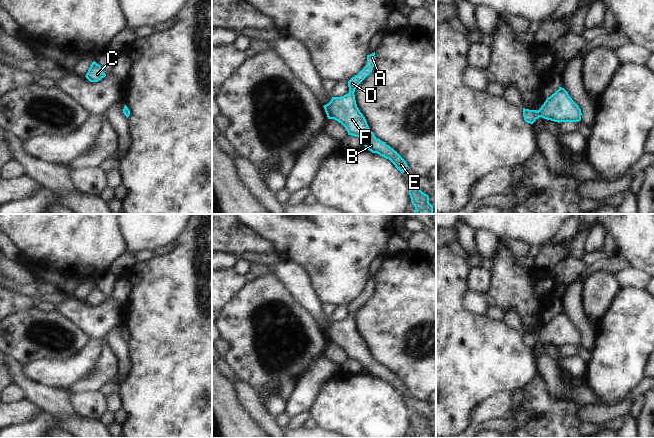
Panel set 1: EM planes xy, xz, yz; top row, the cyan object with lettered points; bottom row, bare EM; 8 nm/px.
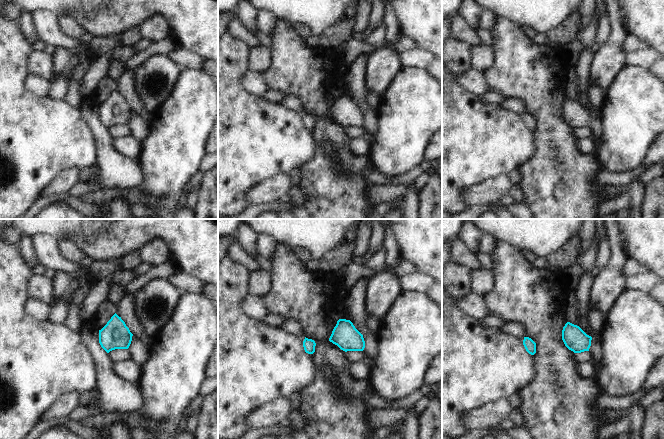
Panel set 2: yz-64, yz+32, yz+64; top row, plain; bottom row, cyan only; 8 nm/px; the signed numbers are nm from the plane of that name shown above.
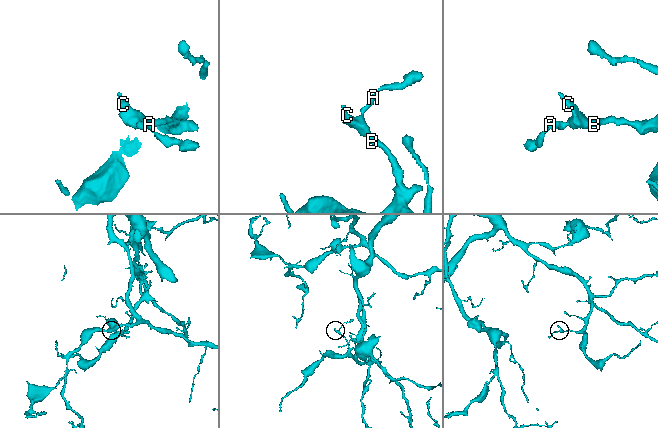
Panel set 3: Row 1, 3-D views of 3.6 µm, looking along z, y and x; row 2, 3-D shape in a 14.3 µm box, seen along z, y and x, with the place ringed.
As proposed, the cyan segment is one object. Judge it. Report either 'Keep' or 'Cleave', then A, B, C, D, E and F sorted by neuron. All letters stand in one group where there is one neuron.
Keep. Groups: A B C D E F

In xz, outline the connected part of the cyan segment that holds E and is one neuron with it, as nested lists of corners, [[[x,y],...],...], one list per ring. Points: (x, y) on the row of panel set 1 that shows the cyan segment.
[[[375,52],[367,55],[367,65],[348,81],[349,93],[341,97],[332,97],[331,101],[323,107],[328,119],[341,123],[348,135],[361,139],[365,149],[389,159],[403,174],[408,167],[406,161],[393,148],[375,137],[356,104],[355,89],[372,72],[374,64]]]

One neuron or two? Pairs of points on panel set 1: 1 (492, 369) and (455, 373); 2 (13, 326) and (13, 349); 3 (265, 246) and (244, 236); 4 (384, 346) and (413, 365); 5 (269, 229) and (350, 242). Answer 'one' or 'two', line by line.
1: one
2: one
3: one
4: one
5: one

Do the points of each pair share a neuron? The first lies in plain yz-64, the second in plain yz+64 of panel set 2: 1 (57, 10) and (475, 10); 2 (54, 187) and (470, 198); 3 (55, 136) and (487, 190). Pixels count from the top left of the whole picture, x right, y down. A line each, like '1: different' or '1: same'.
1: different
2: same
3: different

